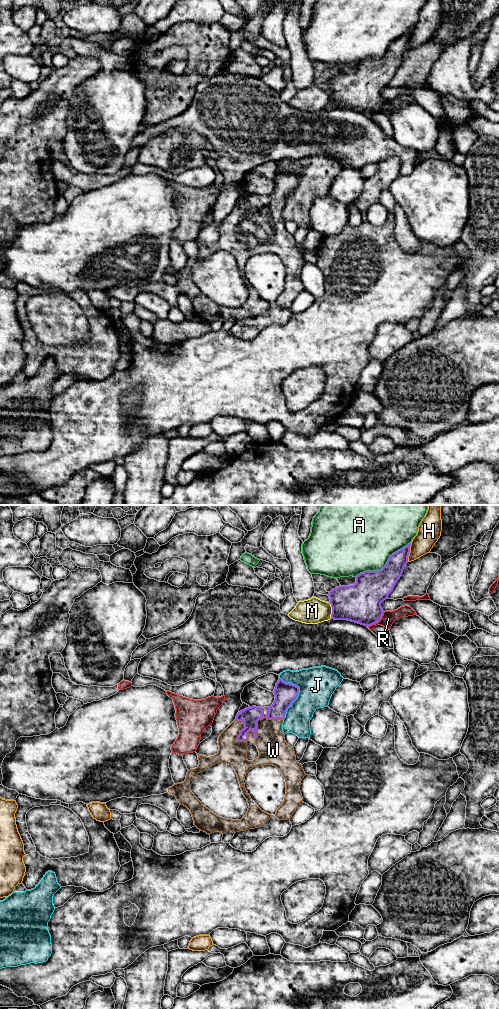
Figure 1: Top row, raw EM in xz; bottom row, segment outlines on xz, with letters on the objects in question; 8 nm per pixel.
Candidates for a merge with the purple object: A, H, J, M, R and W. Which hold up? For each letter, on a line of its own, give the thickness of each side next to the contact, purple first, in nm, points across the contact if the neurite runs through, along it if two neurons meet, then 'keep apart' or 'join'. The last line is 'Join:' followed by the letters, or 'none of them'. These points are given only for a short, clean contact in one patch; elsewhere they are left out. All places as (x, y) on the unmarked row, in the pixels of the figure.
A: 280 nm thick on the purple side, 460 nm on the other; keep apart
H: 160 nm thick on the purple side, 190 nm on the other; keep apart
J: 180 nm thick on the purple side, 280 nm on the other; keep apart
M: 320 nm thick on the purple side, 200 nm on the other; keep apart
R: 320 nm thick on the purple side, 110 nm on the other; keep apart
W: 140 nm thick on the purple side, 240 nm on the other; join
Join: W

